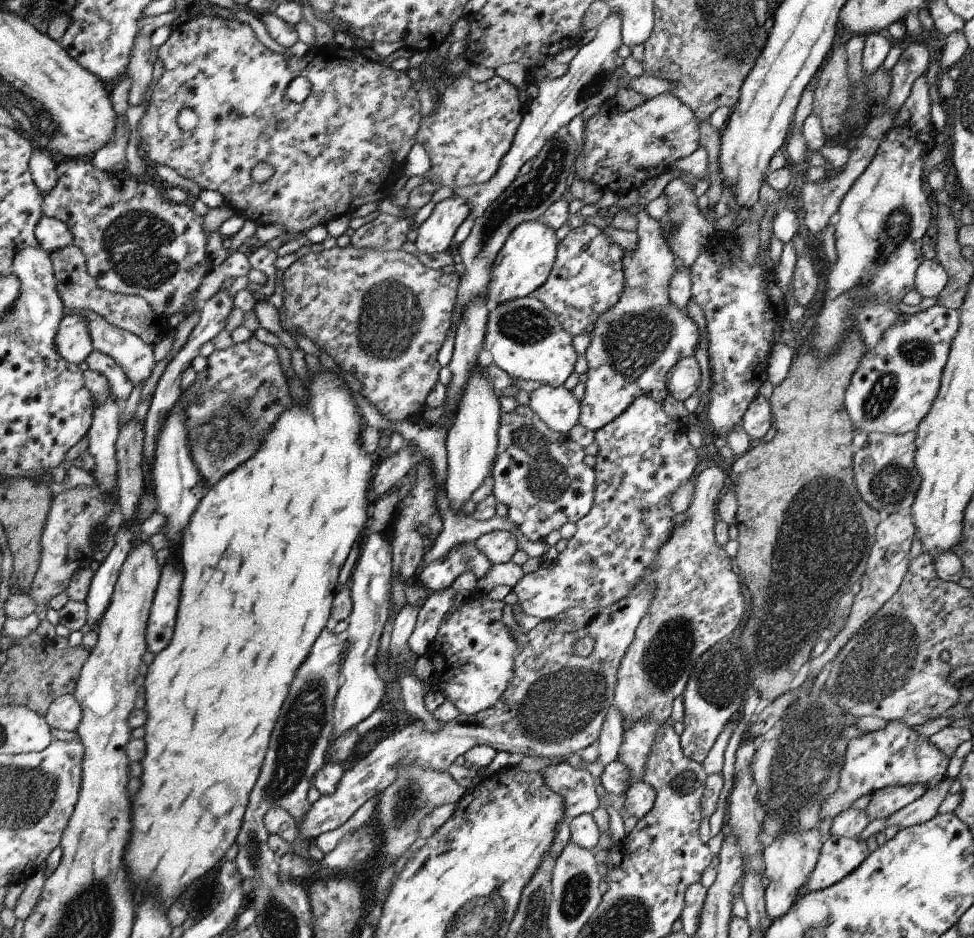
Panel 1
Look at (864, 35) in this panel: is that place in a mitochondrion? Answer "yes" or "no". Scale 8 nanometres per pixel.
no

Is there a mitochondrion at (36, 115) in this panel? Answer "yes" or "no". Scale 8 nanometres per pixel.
yes

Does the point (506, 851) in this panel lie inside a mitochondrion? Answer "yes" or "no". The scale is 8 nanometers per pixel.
no

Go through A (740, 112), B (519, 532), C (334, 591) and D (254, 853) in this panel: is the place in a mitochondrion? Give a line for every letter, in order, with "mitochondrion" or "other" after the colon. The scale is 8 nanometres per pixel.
A: other
B: other
C: other
D: mitochondrion

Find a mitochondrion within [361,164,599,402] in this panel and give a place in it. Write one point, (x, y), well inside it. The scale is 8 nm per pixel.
(523, 325)

